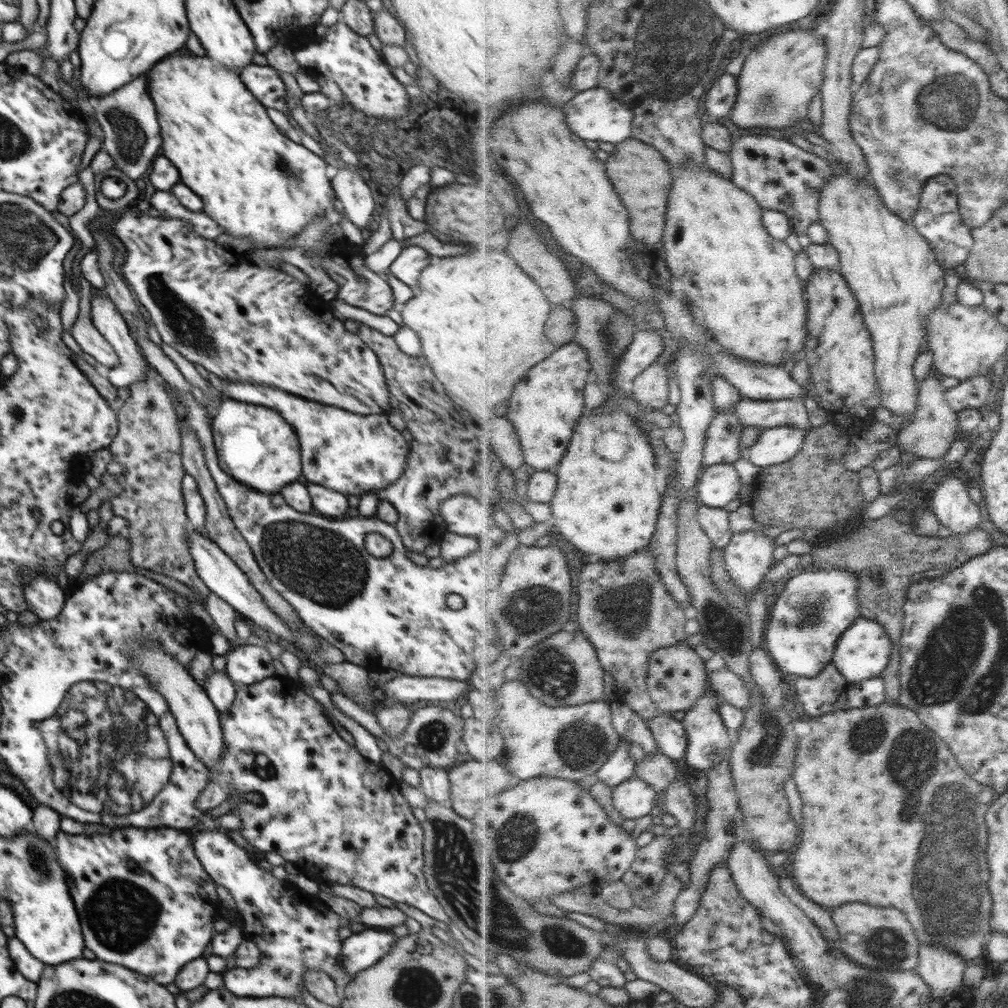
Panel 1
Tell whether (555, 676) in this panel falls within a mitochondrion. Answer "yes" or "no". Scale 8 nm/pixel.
yes

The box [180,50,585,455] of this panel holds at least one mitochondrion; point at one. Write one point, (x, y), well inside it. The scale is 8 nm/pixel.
(284, 167)

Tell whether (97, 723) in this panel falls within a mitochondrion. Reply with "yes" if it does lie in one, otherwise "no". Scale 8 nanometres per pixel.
yes

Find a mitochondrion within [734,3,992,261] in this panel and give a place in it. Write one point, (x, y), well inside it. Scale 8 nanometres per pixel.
(954, 98)

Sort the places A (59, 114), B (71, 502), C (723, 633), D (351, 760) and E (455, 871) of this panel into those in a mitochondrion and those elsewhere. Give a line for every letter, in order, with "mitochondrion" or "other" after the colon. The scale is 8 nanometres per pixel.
A: other
B: other
C: mitochondrion
D: other
E: mitochondrion

